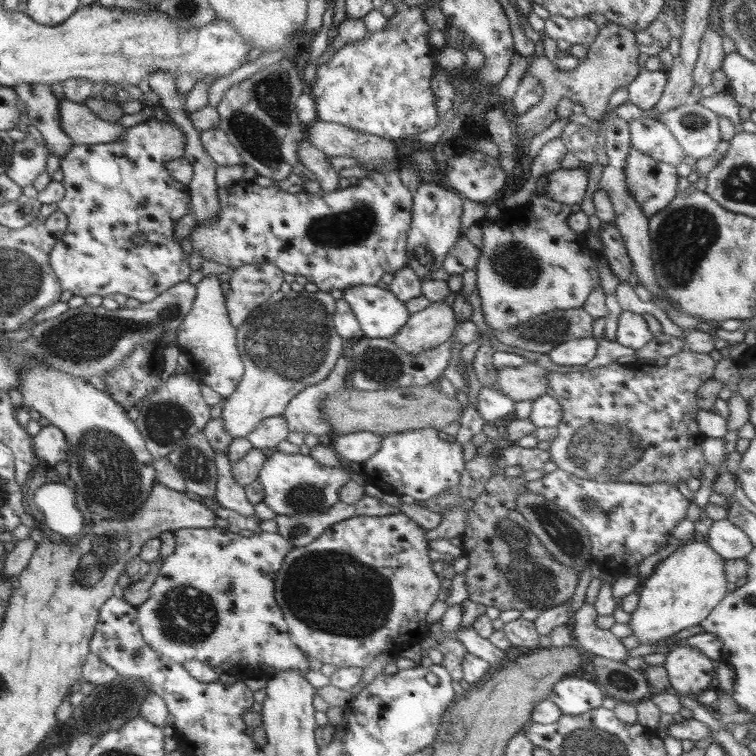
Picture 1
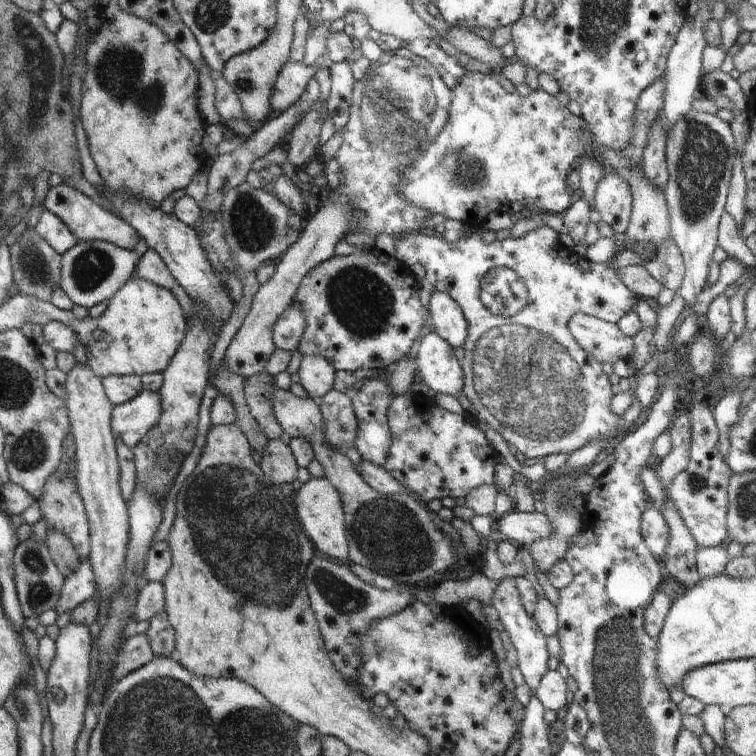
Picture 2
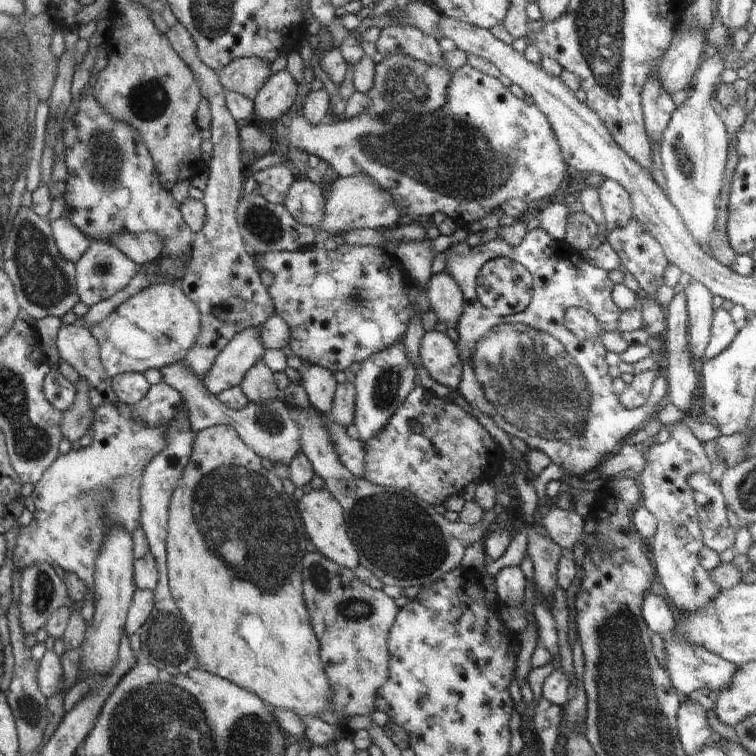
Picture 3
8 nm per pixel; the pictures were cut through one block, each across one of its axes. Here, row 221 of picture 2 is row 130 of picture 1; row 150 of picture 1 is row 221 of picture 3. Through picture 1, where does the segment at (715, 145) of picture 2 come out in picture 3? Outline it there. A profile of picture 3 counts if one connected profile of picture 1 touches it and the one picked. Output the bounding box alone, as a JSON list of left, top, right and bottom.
[660,45,735,249]

